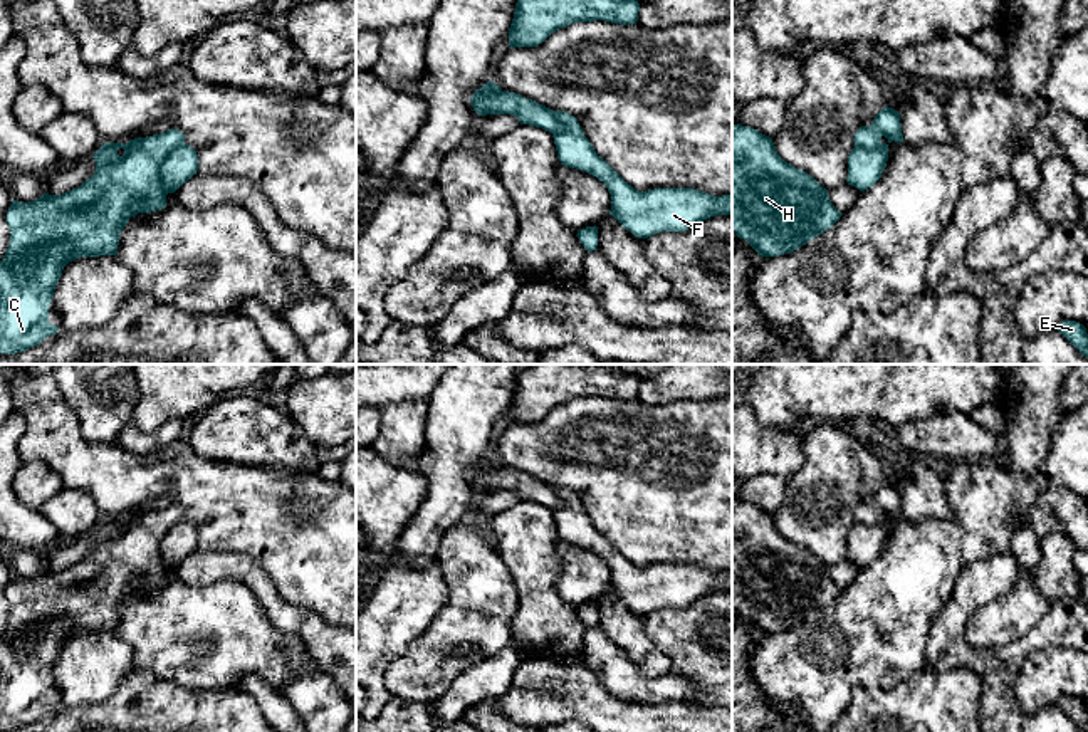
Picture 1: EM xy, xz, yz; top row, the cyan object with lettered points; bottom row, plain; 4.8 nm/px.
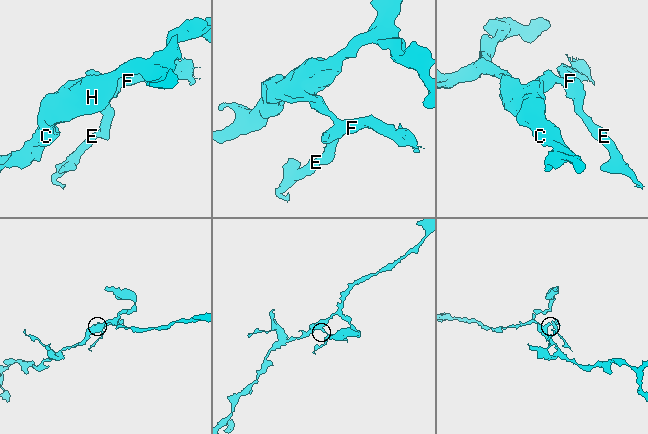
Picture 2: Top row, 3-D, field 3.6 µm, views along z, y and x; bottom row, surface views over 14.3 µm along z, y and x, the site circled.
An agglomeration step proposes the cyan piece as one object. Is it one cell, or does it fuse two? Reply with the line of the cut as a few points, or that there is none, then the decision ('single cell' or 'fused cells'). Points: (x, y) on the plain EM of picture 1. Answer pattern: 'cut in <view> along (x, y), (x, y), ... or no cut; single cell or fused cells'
cut in xy along (183, 519), (162, 541), (162, 561), (167, 568); fused cells

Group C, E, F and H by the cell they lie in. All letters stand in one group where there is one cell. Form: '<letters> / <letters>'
C H / E F

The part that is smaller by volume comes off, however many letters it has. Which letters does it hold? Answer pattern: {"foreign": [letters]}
{"foreign": ["E", "F"]}

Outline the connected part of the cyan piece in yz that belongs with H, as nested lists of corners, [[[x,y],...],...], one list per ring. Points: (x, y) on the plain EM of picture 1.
[[[732,502],[732,604],[761,633],[798,626],[841,591],[828,566],[786,539],[769,512]]]

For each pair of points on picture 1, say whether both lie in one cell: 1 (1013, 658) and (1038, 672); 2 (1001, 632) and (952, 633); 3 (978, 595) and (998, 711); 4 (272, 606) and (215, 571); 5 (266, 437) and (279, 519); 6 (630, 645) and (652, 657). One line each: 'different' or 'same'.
1: different
2: different
3: same
4: same
5: different
6: same

